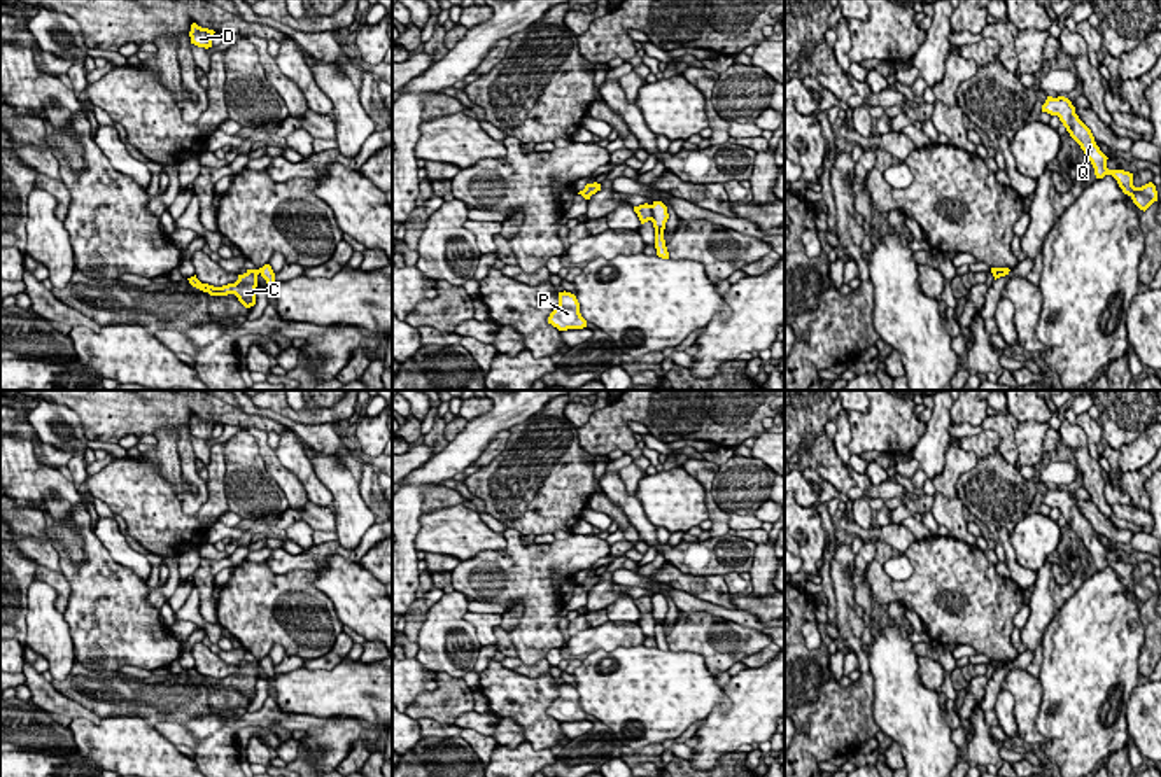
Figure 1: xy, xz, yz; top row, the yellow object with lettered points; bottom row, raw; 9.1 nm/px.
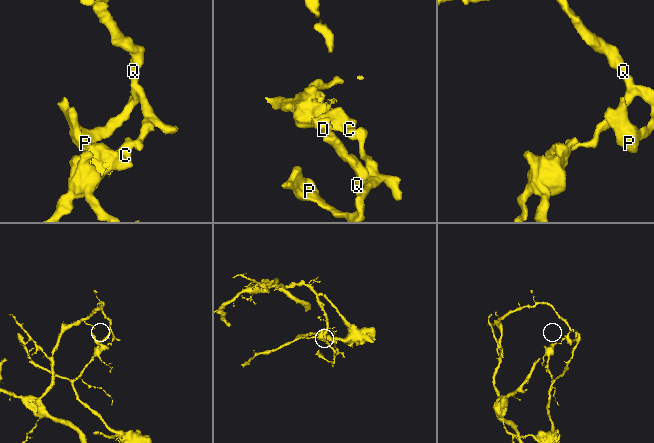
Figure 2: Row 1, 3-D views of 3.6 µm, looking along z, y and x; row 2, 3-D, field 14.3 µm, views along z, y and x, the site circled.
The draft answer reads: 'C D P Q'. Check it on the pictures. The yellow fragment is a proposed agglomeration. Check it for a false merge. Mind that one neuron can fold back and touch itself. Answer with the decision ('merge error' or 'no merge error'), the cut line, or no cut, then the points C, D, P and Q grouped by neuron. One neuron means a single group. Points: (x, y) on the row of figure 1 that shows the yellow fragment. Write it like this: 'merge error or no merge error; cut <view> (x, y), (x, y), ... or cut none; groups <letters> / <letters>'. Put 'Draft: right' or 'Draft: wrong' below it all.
merge error; cut xz (650, 205), (652, 219); groups C / D P Q
Draft: wrong

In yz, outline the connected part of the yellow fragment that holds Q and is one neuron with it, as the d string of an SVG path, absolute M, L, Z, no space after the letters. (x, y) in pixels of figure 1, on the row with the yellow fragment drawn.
M1047 96L1045 103L1042 105L1042 112L1051 116L1058 116L1070 136L1080 145L1087 159L1094 168L1096 178L1103 178L1105 175L1112 175L1124 194L1128 194L1133 203L1140 210L1147 210L1154 201L1157 201L1157 191L1152 182L1135 187L1133 186L1133 173L1124 170L1108 170L1107 168L1107 156L1100 150L1094 142L1091 130L1079 119L1075 114L1075 107L1065 96Z

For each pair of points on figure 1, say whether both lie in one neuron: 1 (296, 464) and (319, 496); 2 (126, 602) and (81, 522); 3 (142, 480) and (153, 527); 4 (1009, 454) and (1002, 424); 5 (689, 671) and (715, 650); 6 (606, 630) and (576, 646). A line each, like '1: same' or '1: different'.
1: same
2: same
3: same
4: same
5: different
6: same

